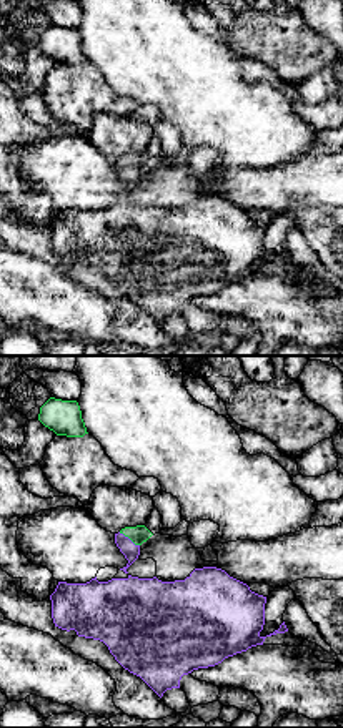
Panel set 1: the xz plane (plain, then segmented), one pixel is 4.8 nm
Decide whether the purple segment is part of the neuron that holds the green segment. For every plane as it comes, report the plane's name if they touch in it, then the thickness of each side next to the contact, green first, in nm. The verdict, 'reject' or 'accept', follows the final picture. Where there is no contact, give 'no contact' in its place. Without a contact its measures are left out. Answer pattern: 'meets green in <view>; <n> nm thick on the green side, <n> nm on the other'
meets green in xz; 90 nm thick on the green side, 80 nm on the other

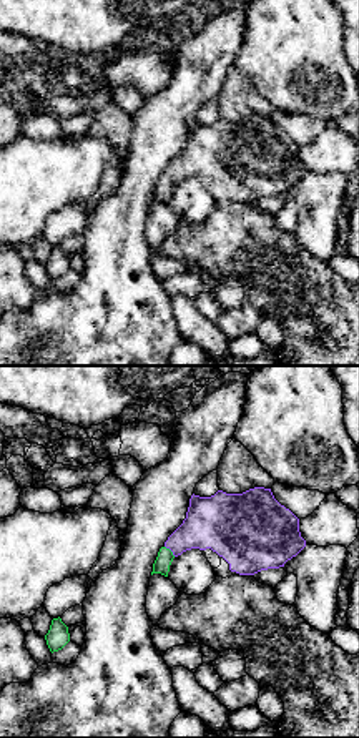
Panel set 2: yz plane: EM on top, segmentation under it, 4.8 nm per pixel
meets green in yz; 80 nm thick on the green side, 260 nm on the other

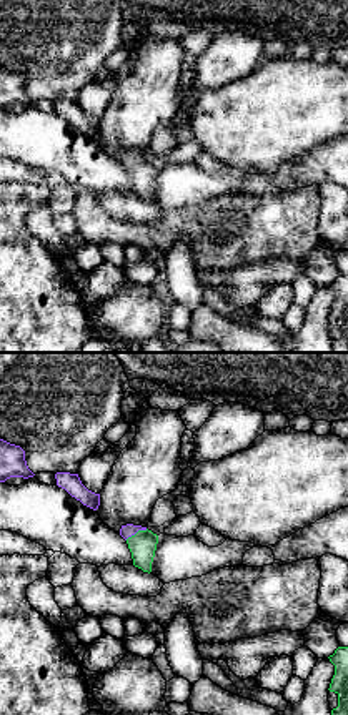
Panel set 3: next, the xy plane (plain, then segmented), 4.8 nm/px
meets green in xy; 130 nm thick on the green side, 70 nm on the other

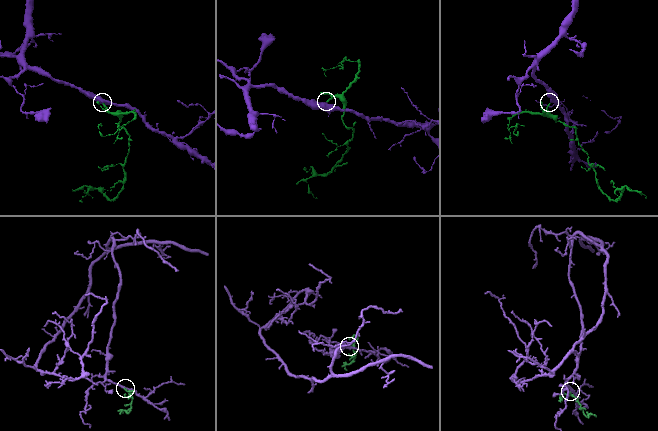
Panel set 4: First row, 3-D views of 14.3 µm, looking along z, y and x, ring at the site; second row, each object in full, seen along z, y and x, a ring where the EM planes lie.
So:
accept

